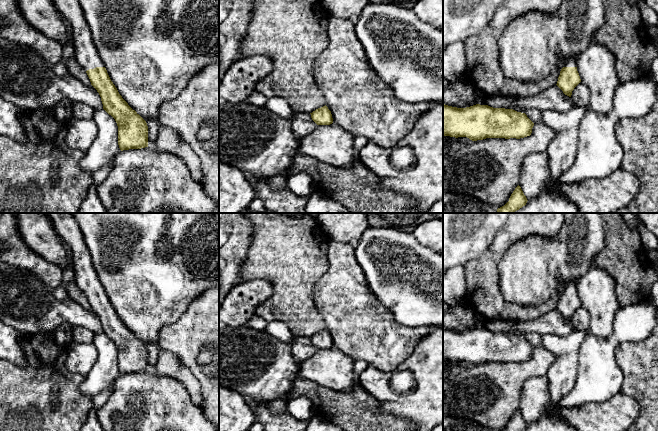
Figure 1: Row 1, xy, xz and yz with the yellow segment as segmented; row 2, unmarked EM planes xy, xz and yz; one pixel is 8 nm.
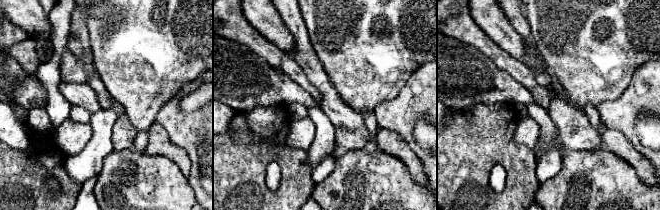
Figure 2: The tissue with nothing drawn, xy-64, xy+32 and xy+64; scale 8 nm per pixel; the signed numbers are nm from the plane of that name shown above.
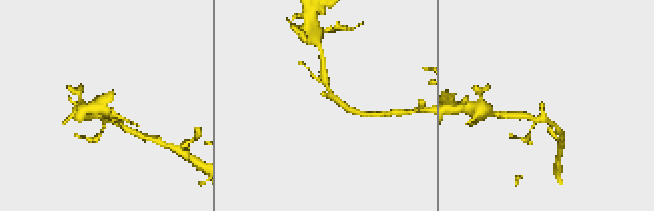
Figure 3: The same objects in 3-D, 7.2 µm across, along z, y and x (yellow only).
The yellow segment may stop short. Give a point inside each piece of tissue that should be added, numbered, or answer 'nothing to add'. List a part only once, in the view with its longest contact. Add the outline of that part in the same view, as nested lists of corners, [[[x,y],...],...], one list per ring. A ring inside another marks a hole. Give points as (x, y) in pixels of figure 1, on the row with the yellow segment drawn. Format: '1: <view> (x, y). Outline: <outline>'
1: xy (85, 52). Outline: [[[53,0],[55,6],[72,26],[74,58],[85,71],[104,67],[92,40],[89,25],[84,17],[79,0]]]

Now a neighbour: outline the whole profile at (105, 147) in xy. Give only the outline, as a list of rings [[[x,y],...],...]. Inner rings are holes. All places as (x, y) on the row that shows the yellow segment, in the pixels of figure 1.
[[[104,109],[93,110],[93,120],[98,127],[98,135],[85,156],[80,160],[83,171],[94,174],[120,151],[118,145],[118,126],[115,119]]]

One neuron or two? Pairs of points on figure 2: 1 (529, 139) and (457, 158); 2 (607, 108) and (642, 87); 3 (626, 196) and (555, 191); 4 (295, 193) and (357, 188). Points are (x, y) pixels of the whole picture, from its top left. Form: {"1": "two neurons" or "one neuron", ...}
{"1": "two neurons", "2": "one neuron", "3": "one neuron", "4": "two neurons"}

